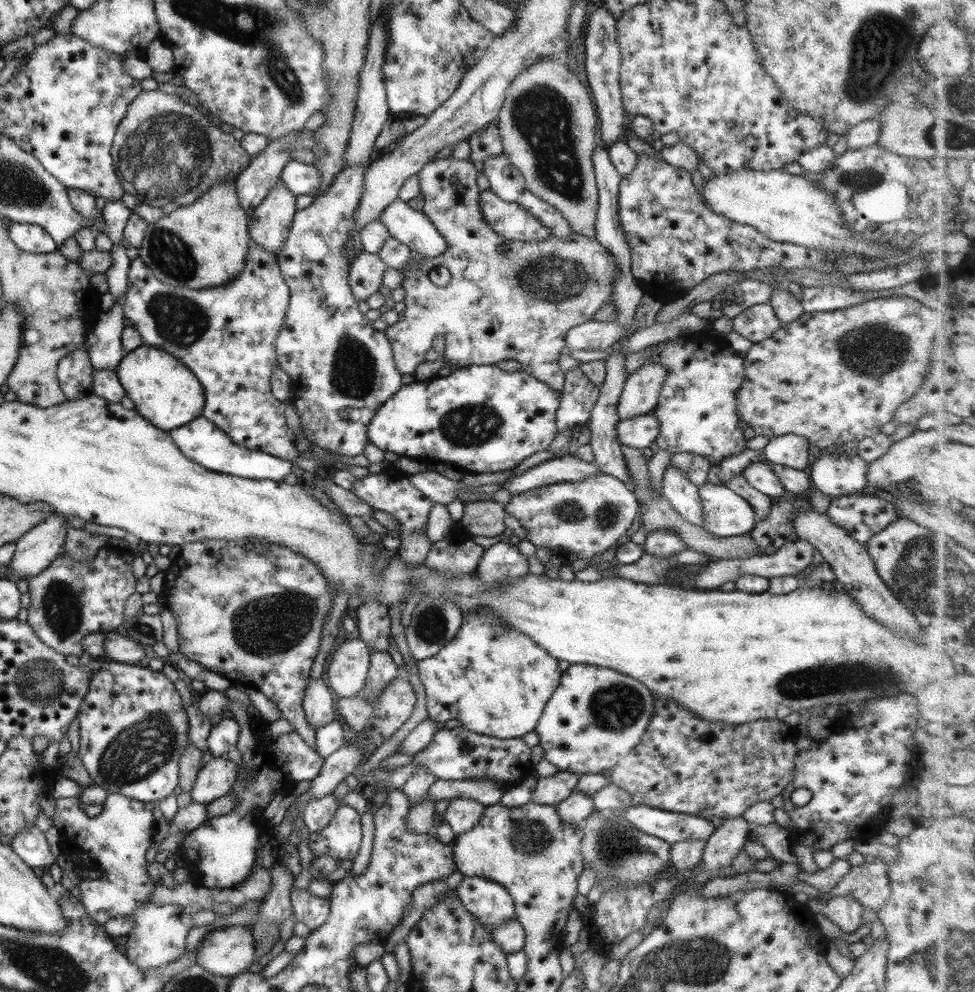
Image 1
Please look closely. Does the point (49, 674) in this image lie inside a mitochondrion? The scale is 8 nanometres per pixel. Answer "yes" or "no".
yes

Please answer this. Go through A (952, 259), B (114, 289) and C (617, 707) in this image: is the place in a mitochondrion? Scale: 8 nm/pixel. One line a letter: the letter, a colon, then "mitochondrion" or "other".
A: other
B: other
C: mitochondrion

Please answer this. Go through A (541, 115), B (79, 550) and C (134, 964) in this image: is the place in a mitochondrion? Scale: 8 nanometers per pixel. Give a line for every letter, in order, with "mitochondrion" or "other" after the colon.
A: mitochondrion
B: mitochondrion
C: other

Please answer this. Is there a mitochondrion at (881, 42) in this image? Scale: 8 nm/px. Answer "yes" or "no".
yes

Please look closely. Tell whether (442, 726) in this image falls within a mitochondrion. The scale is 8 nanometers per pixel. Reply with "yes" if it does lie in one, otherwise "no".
no

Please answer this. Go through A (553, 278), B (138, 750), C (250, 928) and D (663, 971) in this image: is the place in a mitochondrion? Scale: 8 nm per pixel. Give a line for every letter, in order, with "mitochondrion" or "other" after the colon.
A: mitochondrion
B: mitochondrion
C: other
D: mitochondrion

